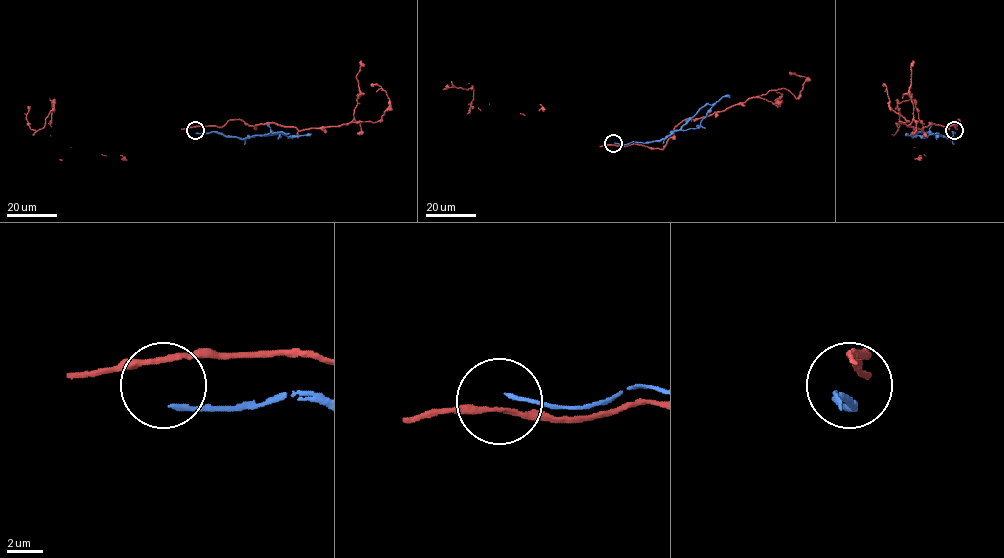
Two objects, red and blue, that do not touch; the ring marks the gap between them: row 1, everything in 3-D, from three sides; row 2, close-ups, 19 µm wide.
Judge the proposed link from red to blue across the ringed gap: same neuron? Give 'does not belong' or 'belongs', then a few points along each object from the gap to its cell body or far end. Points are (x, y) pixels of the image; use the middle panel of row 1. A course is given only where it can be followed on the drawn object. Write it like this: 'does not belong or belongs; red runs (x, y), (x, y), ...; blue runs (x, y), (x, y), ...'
does not belong; red runs (613, 144), (662, 149), (687, 119), (712, 115), (771, 90), (786, 88), (797, 98), (808, 79), (789, 72); blue runs (614, 143), (659, 141), (674, 131), (697, 128), (709, 110), (723, 96), (729, 95)

